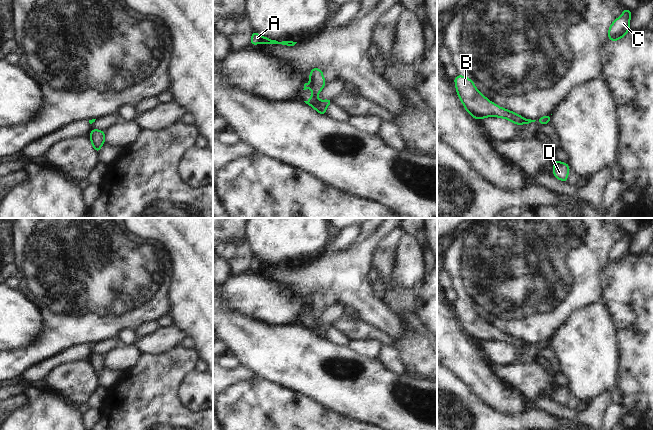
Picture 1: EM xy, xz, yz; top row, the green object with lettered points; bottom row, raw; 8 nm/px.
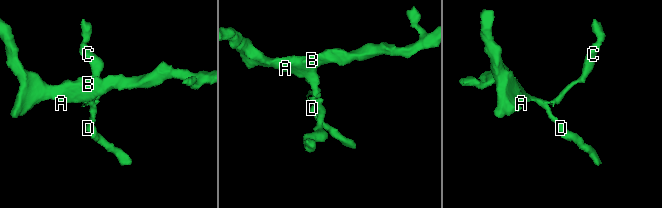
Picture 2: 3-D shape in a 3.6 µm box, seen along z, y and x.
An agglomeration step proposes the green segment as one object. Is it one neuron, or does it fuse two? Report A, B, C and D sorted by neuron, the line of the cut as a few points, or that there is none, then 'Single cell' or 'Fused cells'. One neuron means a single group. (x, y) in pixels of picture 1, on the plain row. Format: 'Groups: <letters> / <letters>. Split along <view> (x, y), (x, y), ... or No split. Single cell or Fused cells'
Groups: A B D / C. Split along xz (313, 316), (316, 319). Fused cells

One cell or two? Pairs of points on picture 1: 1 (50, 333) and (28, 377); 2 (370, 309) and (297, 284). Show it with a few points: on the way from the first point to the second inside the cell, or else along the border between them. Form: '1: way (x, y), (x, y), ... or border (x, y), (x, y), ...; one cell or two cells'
1: border (55, 354), (28, 367), (18, 380); two cells
2: way (352, 291), (344, 283), (315, 283); one cell

